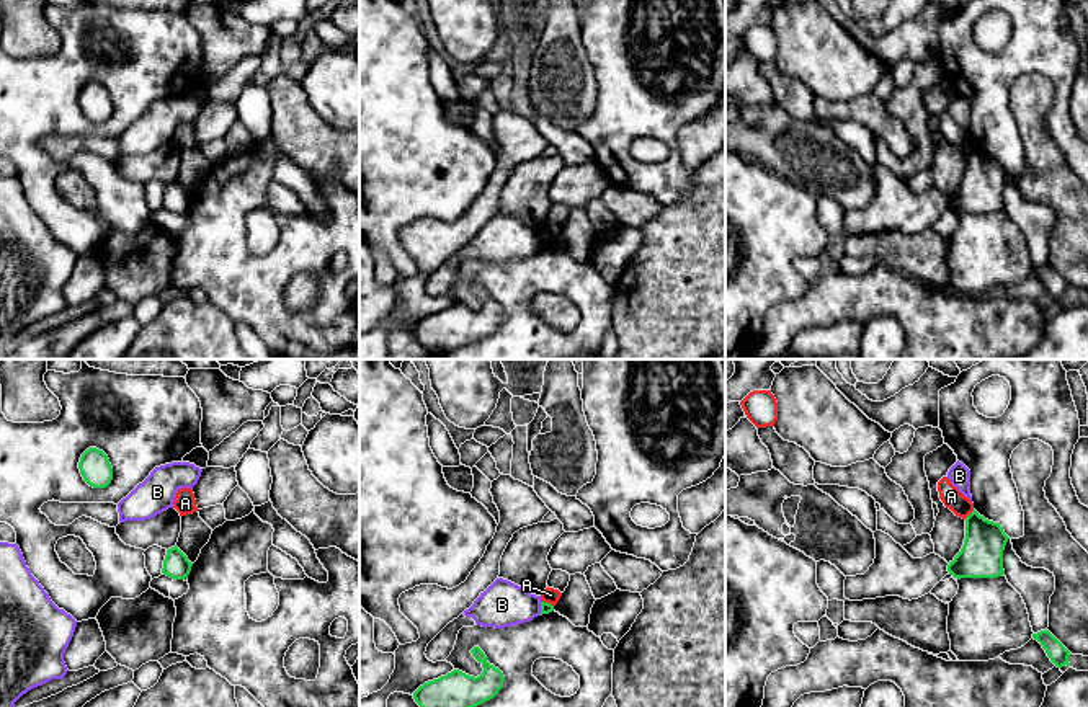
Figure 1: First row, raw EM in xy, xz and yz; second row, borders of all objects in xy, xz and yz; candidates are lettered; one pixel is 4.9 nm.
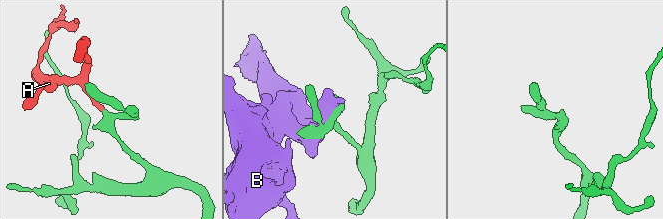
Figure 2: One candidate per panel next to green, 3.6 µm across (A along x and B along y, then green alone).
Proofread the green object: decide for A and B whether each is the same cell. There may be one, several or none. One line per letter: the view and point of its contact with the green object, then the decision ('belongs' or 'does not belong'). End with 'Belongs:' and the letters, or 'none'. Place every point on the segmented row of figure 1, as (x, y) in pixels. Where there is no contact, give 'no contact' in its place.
A: yz (971, 513) | does not belong
B: xz (541, 608) | does not belong
Belongs: none

